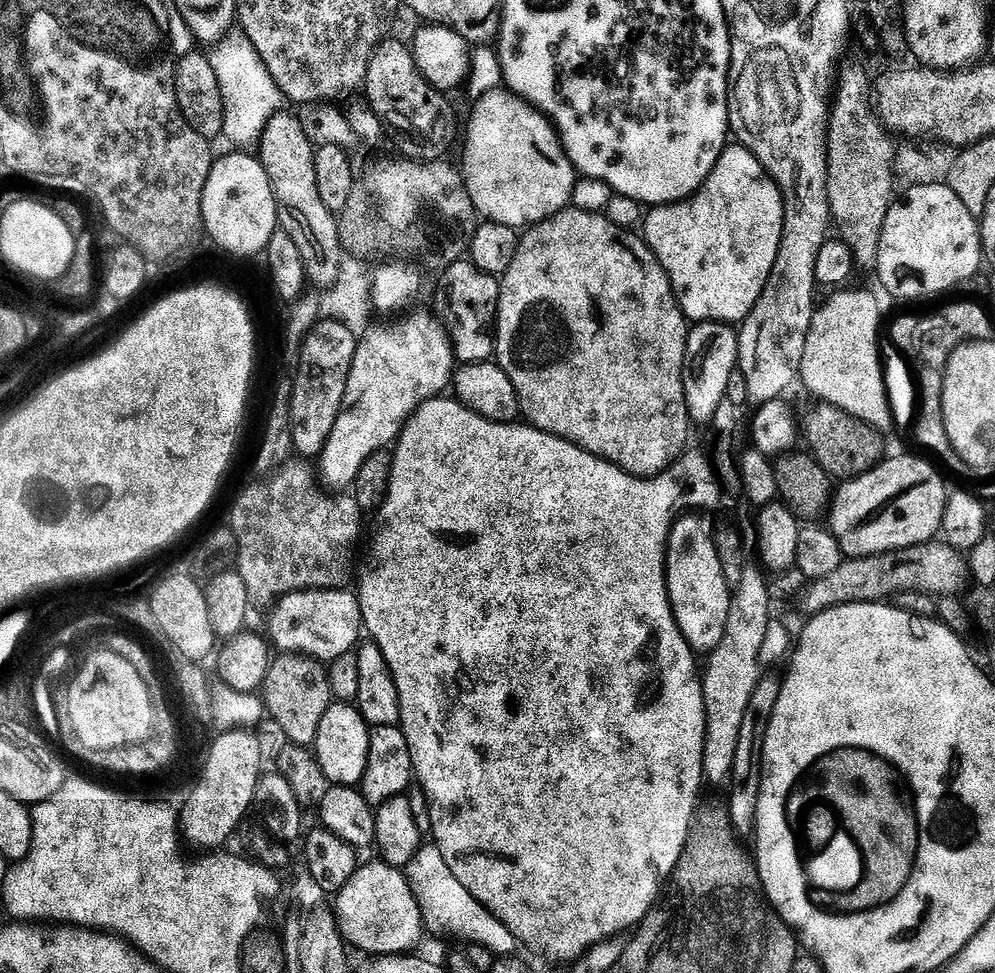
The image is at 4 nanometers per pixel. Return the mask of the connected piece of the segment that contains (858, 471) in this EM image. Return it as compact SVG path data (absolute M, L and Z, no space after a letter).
M823 402L807 408L800 418L800 430L810 447L809 451L829 477L837 480L855 478L866 473L885 459L884 434L854 418L841 408Z

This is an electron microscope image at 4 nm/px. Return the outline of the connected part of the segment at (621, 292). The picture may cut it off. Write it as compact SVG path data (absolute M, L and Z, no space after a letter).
M569 207L567 210L553 216L552 219L543 220L541 224L527 229L526 235L520 241L520 249L516 252L515 262L508 267L507 272L502 277L500 298L501 304L494 333L496 337L494 360L495 363L499 364L503 372L506 371L506 366L508 366L508 358L512 356L512 350L508 348L508 344L504 340L504 330L514 330L516 324L522 322L524 318L546 318L552 324L570 324L570 328L574 328L574 332L572 332L574 334L572 336L572 350L570 350L570 356L566 358L566 364L560 366L558 370L554 370L554 376L548 376L544 380L546 386L532 386L530 394L523 392L520 395L522 412L526 417L527 423L534 428L541 428L544 432L554 434L558 438L569 440L571 444L574 444L576 436L590 436L590 426L592 426L592 430L596 426L596 438L600 438L600 442L594 442L594 438L590 442L590 438L588 438L586 440L588 448L600 448L600 457L603 460L609 460L611 464L618 466L631 476L645 478L659 476L661 472L672 467L684 455L690 444L690 441L688 441L690 419L688 417L687 394L684 392L686 379L684 355L688 352L688 327L690 327L690 321L684 315L683 309L680 308L679 301L676 300L676 293L672 290L672 283L668 281L666 270L635 231L619 228L613 220L608 219L607 215L599 212L583 212L577 208Z

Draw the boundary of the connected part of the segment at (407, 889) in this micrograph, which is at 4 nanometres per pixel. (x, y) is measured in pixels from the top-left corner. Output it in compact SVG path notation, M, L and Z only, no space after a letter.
M383 860L364 863L355 876L335 897L335 917L344 940L368 954L403 955L409 953L426 934L424 914L405 873Z

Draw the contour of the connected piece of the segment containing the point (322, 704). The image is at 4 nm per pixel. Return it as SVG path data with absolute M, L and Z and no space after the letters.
M280 654L275 657L271 661L271 665L269 668L269 672L267 674L267 678L263 684L262 687L262 699L264 701L264 705L267 708L267 713L271 716L271 719L276 719L276 724L278 727L281 728L282 731L285 732L287 739L291 741L291 743L297 744L297 745L305 745L305 746L312 746L315 745L316 742L316 735L318 734L320 723L322 722L322 718L326 714L326 710L328 707L334 702L334 697L332 695L332 691L330 690L330 682L328 681L328 668L325 667L321 661L312 659L308 656L303 655L285 655Z

